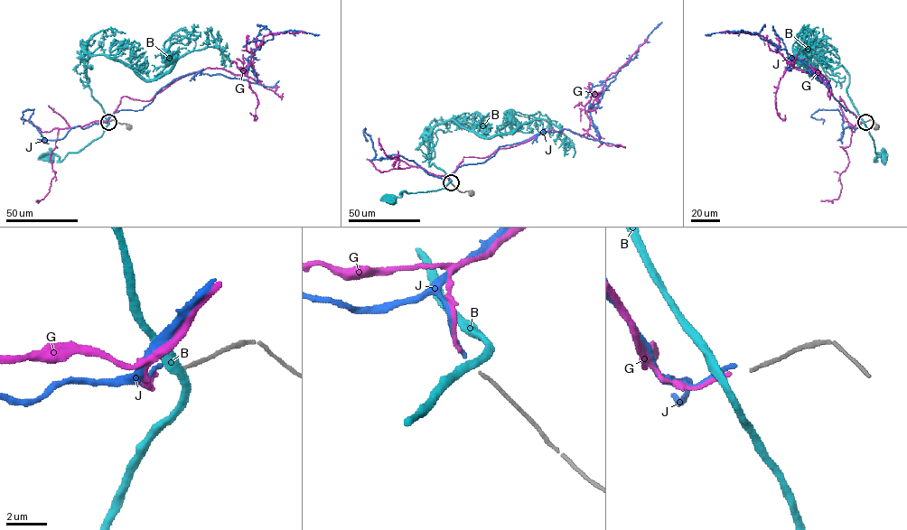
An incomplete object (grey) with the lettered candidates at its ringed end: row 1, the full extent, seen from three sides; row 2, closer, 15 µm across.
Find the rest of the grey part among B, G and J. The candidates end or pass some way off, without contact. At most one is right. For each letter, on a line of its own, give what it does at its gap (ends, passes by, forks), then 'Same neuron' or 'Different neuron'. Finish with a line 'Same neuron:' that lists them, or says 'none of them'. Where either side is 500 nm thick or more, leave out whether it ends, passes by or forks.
B: It passes by. Different neuron
G: It ends there. Same neuron
J: It ends there. Different neuron
Same neuron: G

